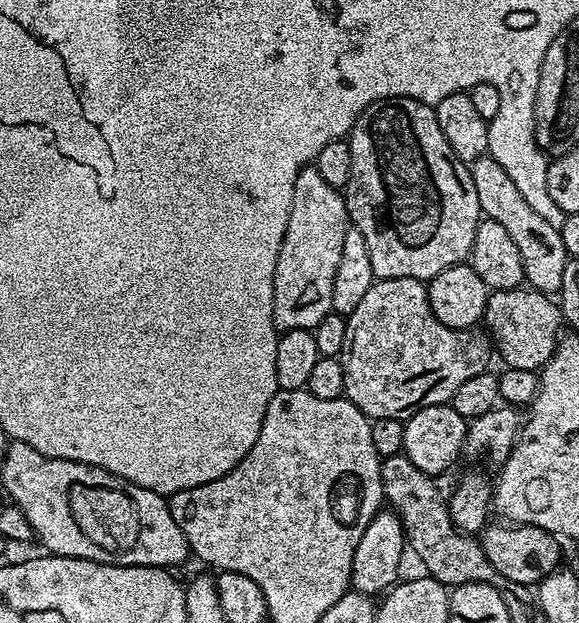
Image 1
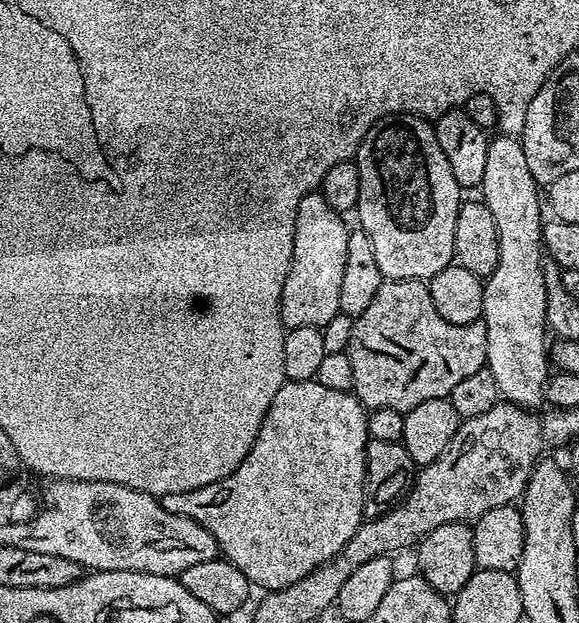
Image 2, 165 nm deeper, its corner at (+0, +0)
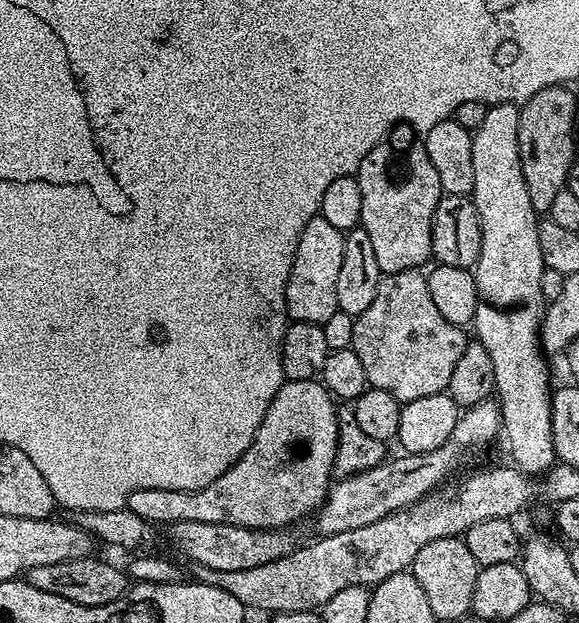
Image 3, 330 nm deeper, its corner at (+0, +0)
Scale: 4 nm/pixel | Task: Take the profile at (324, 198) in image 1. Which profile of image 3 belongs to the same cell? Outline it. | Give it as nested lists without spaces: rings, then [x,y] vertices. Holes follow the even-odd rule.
[[[318,214],[314,218],[310,218],[310,222],[306,222],[306,226],[298,238],[296,257],[288,275],[288,284],[284,288],[286,290],[286,310],[293,321],[301,320],[322,326],[326,322],[326,318],[330,318],[330,314],[338,311],[336,307],[338,290],[336,287],[338,286],[338,273],[342,267],[343,249],[344,233],[338,230],[338,226],[330,226],[330,222],[326,222],[326,218],[322,218]]]

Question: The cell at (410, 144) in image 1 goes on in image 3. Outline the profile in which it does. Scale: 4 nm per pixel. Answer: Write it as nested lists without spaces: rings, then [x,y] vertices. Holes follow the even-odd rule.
[[[397,124],[388,131],[384,139],[376,143],[374,150],[370,150],[366,158],[362,158],[360,171],[355,177],[362,190],[362,218],[359,227],[366,230],[371,244],[374,245],[374,254],[378,258],[381,273],[423,269],[423,264],[433,259],[432,219],[442,193],[438,170],[434,170],[434,162],[430,162],[430,154],[426,154],[421,133],[409,124]]]

